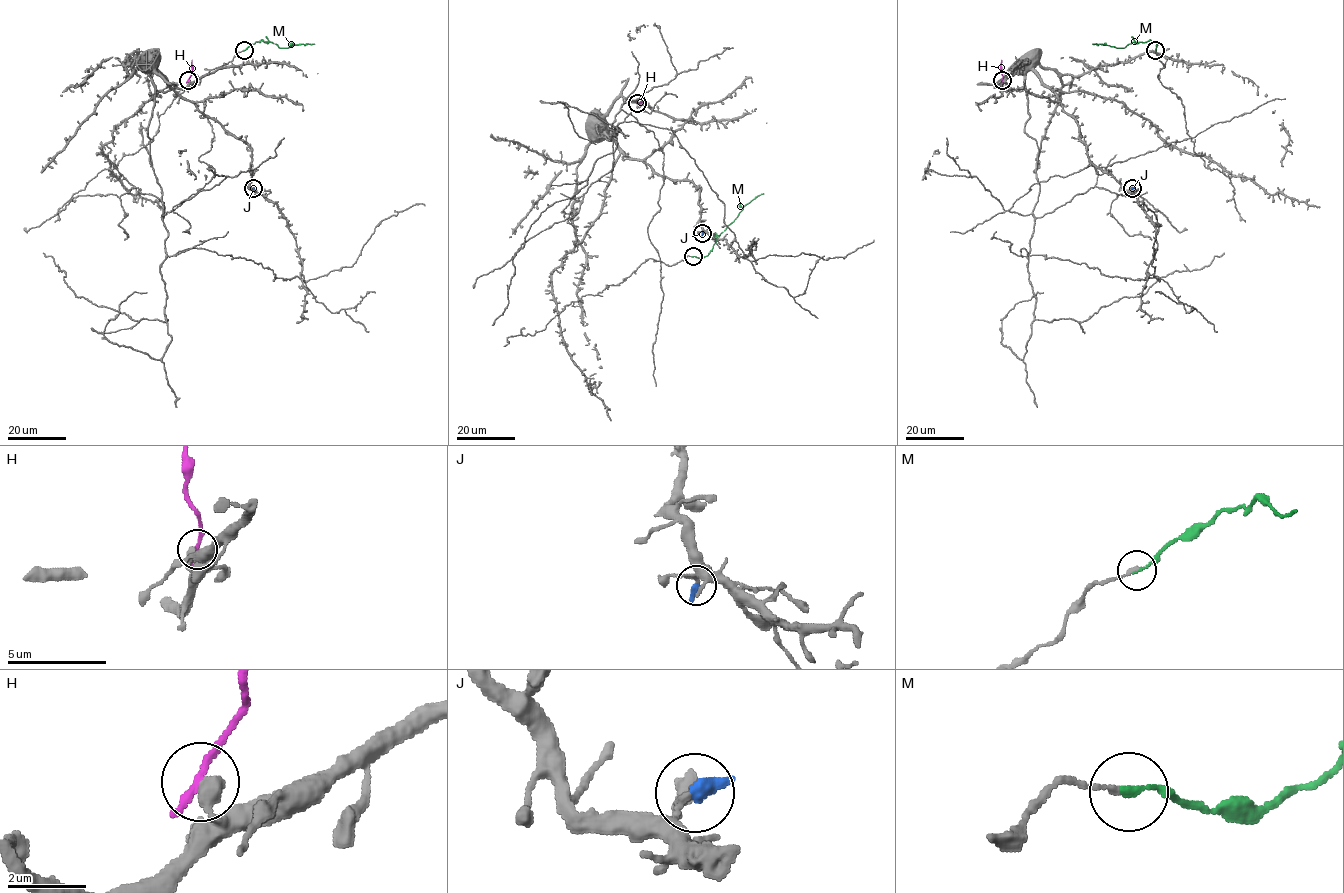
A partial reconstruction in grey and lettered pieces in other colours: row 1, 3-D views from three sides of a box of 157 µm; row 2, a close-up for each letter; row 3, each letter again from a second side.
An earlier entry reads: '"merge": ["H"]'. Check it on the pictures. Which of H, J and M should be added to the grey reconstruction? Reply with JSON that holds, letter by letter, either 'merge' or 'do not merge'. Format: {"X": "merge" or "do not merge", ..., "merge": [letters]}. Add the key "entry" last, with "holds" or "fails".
{"H": "do not merge", "J": "do not merge", "M": "merge", "merge": ["M"], "entry": "fails"}

